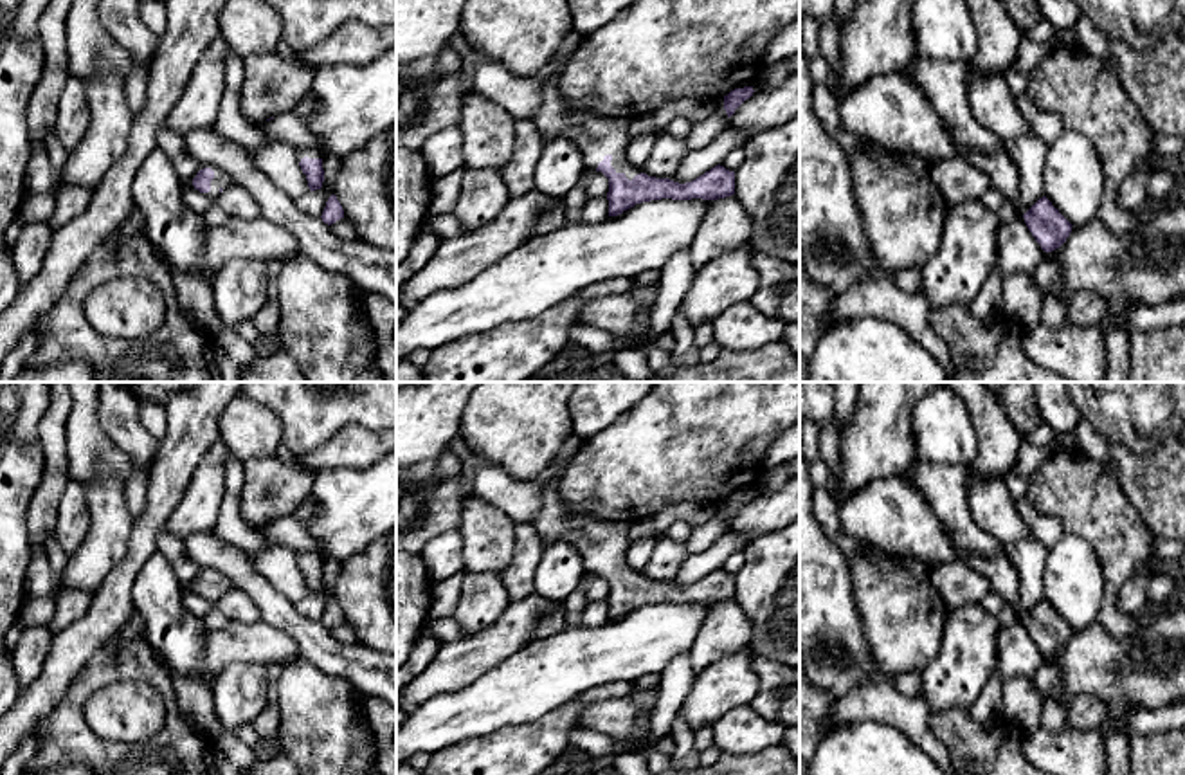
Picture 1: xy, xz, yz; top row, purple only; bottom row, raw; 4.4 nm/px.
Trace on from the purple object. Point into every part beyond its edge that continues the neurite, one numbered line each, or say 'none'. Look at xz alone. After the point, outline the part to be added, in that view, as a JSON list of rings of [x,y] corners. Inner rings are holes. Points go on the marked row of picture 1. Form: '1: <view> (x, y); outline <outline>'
1: xz (598, 136); outline [[[569,58],[542,85],[542,101],[535,112],[533,123],[540,137],[567,137],[576,142],[583,153],[585,168],[596,171],[605,155],[611,155],[611,166],[629,180],[643,173],[630,166],[627,159],[629,124],[627,117],[605,117],[592,112],[571,110],[567,105],[556,106],[558,76]]]

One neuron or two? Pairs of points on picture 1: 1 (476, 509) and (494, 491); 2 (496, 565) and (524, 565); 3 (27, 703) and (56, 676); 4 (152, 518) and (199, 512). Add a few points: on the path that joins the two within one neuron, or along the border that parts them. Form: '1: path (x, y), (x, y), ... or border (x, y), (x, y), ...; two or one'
1: border (472, 494), (494, 503), (515, 523); two
2: border (515, 525), (514, 557), (497, 575); two
3: path (35, 698), (49, 683); one
4: border (191, 480), (164, 525); two

